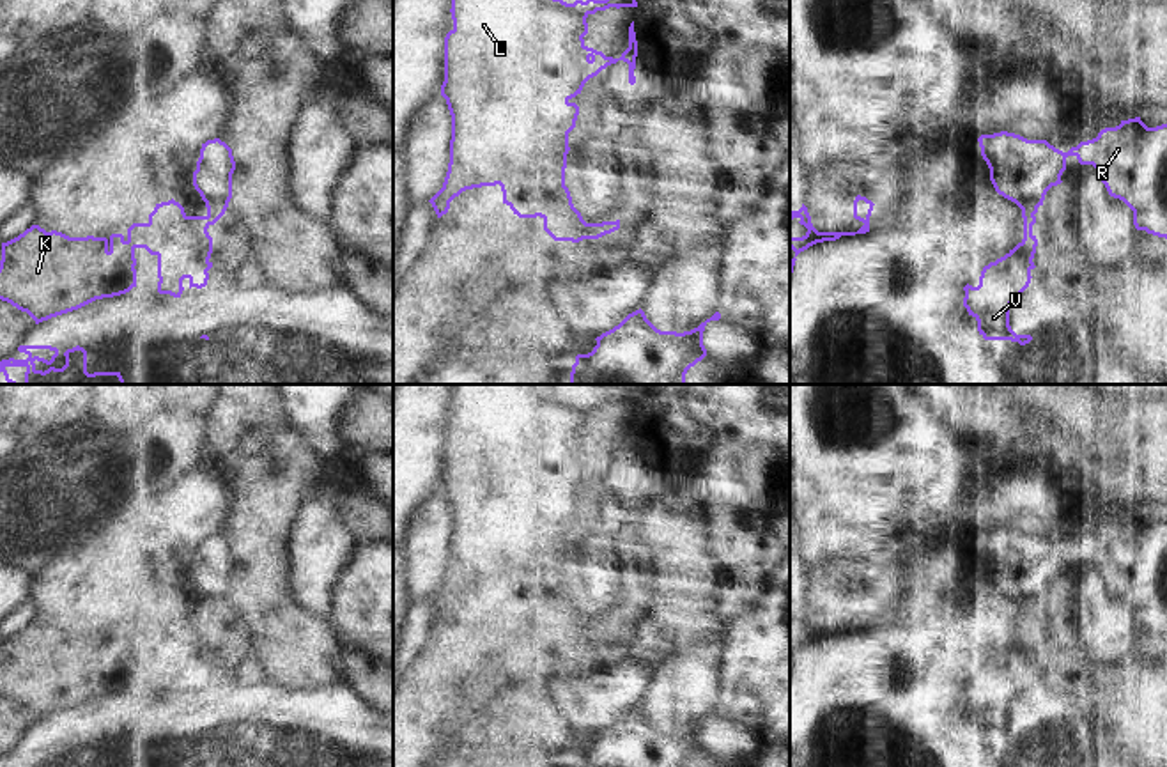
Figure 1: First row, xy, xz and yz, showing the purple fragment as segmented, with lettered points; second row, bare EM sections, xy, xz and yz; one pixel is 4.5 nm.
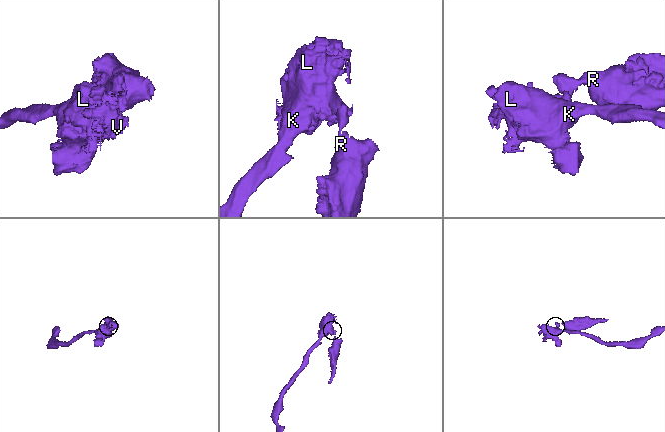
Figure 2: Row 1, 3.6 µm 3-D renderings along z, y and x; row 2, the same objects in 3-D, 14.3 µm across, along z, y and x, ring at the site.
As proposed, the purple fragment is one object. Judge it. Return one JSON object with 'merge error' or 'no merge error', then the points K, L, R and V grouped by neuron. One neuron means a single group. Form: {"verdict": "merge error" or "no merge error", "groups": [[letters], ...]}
{"verdict": "merge error", "groups": [["K", "L", "V"], ["R"]]}

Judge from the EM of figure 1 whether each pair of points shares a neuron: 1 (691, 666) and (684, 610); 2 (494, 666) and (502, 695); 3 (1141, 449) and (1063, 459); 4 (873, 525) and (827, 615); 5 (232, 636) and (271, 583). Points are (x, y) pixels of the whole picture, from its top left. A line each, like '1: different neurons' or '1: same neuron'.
1: different neurons
2: different neurons
3: same neuron
4: different neurons
5: different neurons

